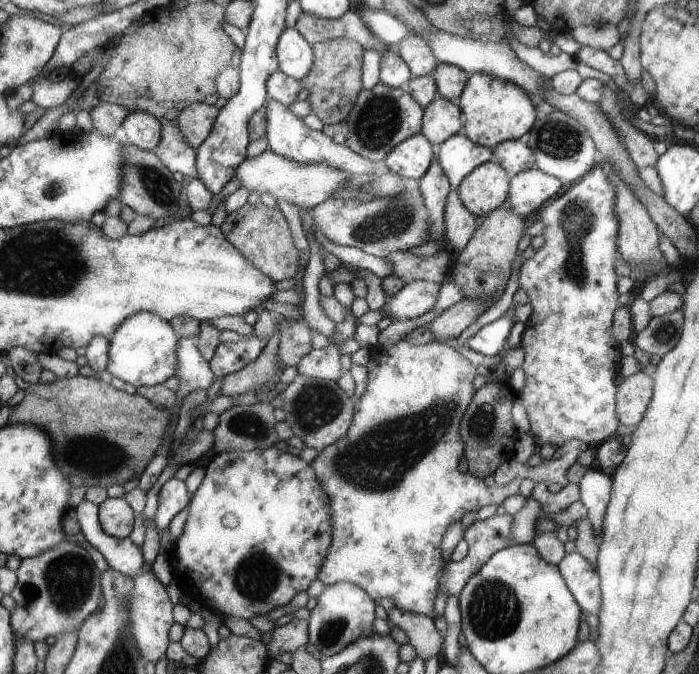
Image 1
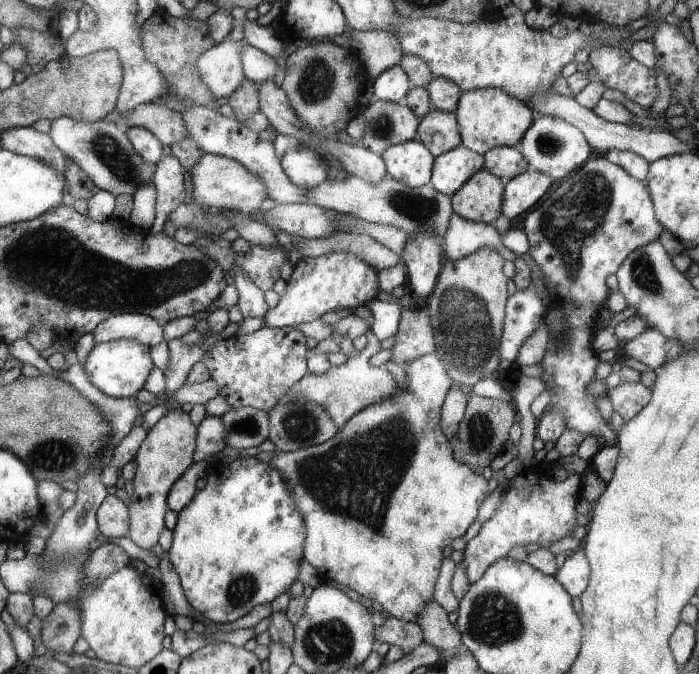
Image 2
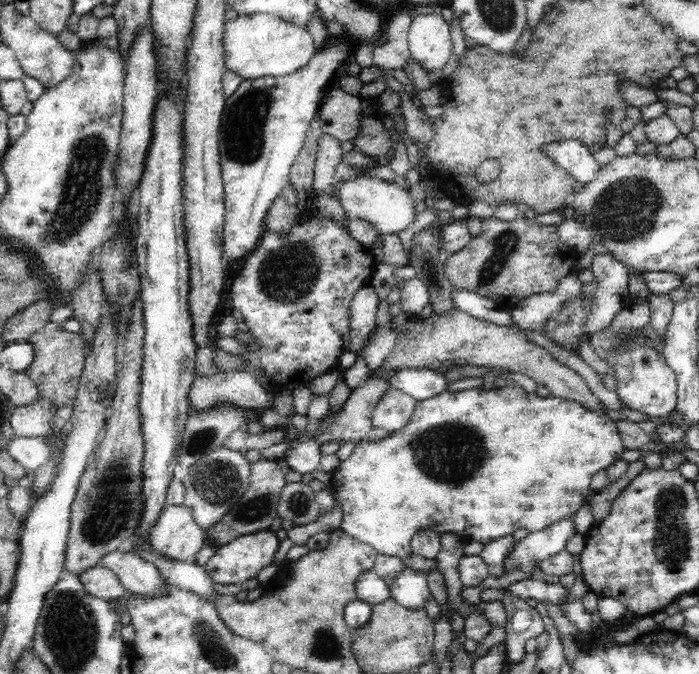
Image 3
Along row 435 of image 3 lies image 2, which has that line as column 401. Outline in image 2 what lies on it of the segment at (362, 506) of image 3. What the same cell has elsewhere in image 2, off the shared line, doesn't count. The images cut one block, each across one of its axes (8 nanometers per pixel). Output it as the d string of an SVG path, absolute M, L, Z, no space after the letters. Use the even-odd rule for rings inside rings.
M437 353L427 354L418 358L417 361L410 362L410 365L406 366L404 370L408 374L407 388L399 389L394 396L384 398L382 402L376 402L376 404L361 410L360 413L354 414L344 426L339 427L339 431L330 440L322 444L290 452L275 450L271 463L285 475L301 506L301 512L305 516L305 524L309 534L305 541L304 560L314 566L320 579L326 582L332 580L347 586L350 590L356 590L364 598L378 602L386 615L393 616L398 620L417 623L418 618L422 618L426 606L430 602L434 602L437 581L439 580L438 568L442 564L442 548L448 546L454 538L463 536L476 520L478 508L488 494L488 480L484 476L478 475L472 467L465 463L460 464L460 460L456 456L452 456L453 446L440 428L444 398L454 383L452 375L448 372L441 356Z

